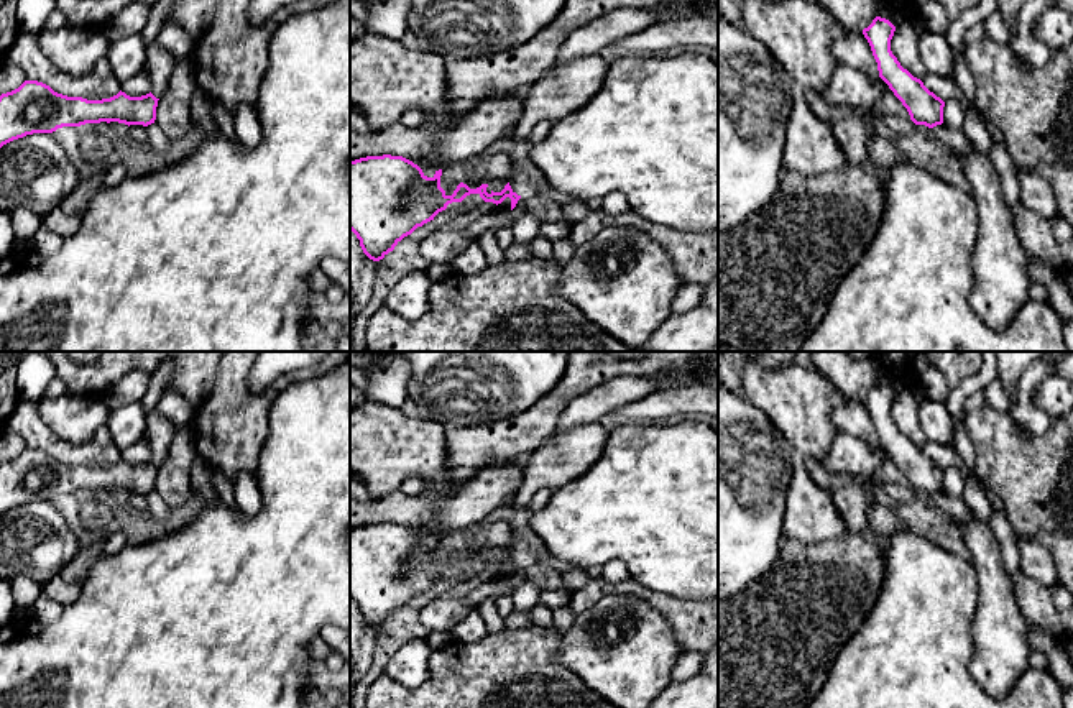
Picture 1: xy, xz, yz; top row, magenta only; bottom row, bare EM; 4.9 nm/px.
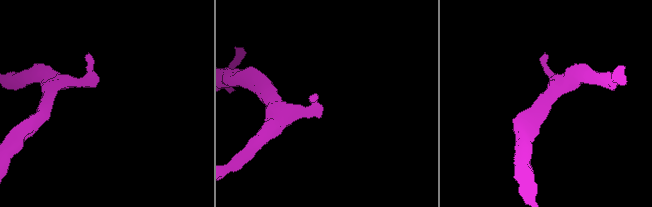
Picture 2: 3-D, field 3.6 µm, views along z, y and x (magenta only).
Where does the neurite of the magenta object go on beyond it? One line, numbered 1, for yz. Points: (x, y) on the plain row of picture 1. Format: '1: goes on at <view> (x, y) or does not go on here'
1: does not go on here

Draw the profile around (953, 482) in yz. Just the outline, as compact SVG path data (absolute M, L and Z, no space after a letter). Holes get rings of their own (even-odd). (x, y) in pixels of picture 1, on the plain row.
M956 468L945 470L943 491L946 491L950 494L961 494L965 483L966 481L963 480L963 476L960 475L960 471Z

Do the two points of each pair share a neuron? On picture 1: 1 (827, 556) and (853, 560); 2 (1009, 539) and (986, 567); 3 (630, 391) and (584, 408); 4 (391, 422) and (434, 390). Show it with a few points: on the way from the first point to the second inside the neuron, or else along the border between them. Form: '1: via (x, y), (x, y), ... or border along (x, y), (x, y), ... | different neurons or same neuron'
1: via (833, 559), (847, 560) | same neuron
2: border along (986, 524), (998, 542), (1001, 565), (1009, 575) | different neurons
3: via (618, 393), (595, 404) | same neuron
4: border along (408, 408), (414, 414), (439, 421), (444, 426) | different neurons

